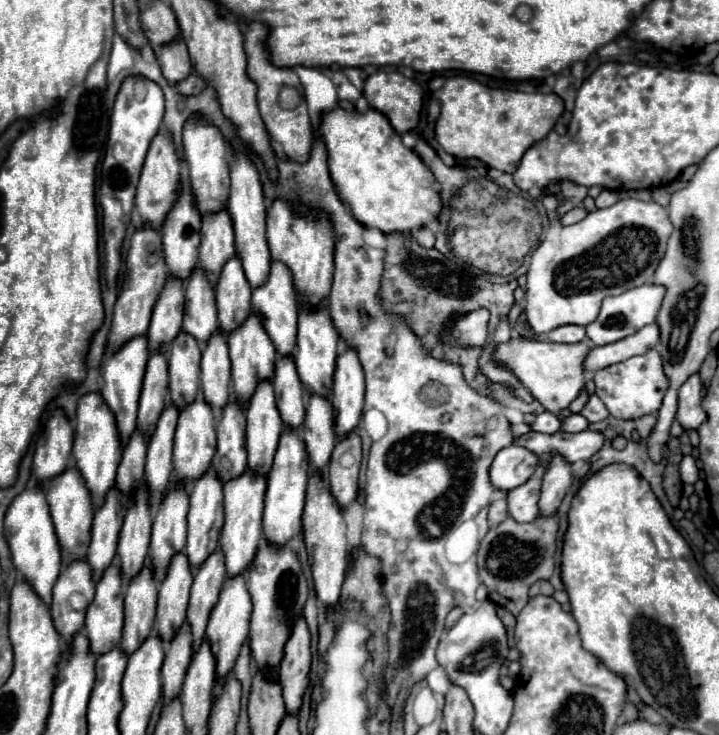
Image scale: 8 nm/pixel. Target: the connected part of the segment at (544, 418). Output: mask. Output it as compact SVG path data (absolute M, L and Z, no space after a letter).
M550 411L540 413L532 423L532 431L540 431L540 433L558 433L560 427L562 427L562 421Z

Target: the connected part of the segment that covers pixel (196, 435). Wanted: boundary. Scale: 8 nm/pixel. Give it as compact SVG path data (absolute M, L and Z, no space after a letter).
M202 395L188 405L186 409L180 411L178 427L176 427L176 437L174 437L174 471L176 471L176 481L180 485L188 485L196 481L196 477L202 477L216 453L216 427L214 427L214 411L212 407L204 401Z

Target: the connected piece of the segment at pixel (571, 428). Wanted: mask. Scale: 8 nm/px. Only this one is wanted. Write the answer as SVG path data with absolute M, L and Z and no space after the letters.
M578 413L578 415L570 415L570 417L566 417L566 421L564 421L564 431L568 431L568 433L580 433L580 431L584 431L586 427L588 427L590 423Z

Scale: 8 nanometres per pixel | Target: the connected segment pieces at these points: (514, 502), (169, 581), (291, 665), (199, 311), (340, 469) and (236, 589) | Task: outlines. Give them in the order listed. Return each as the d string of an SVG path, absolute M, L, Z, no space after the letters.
M530 477L524 485L512 489L508 493L508 515L520 523L534 521L540 515L538 499L540 499L542 477Z
M184 553L174 555L166 579L158 587L158 611L156 611L156 633L170 643L186 621L188 595L192 587L192 567Z
M300 617L292 627L292 635L286 643L284 659L280 665L280 685L284 693L284 703L286 711L292 715L298 715L306 687L310 683L310 663L310 631L306 627L304 617Z
M196 269L186 283L186 309L182 331L196 337L198 343L206 343L218 329L214 289L206 275Z
M350 433L348 439L338 441L332 451L328 465L328 487L332 489L332 497L336 497L336 503L342 511L346 511L358 495L360 459L362 443L356 433Z
M244 575L226 579L220 599L210 613L210 621L208 621L208 629L206 629L206 641L208 641L208 645L212 645L212 655L216 657L216 677L218 679L224 679L226 675L230 675L230 671L236 663L240 647L244 645L244 641L248 637L250 613L252 613L252 601L250 601L250 595L246 589Z

